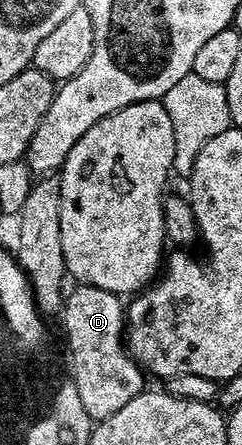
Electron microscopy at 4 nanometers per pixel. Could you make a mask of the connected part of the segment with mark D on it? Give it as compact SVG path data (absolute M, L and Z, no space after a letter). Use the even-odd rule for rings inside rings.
M79 284L72 292L70 289L66 297L61 313L62 320L63 328L67 331L67 352L71 355L70 379L77 386L77 394L81 394L81 402L92 421L107 420L145 388L144 369L125 343L124 301L109 290L101 290L92 284Z

